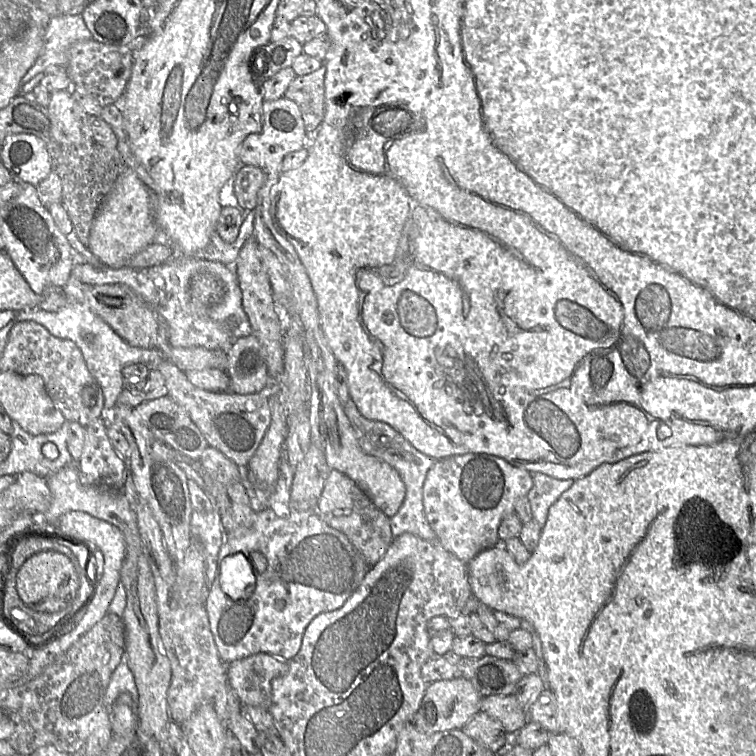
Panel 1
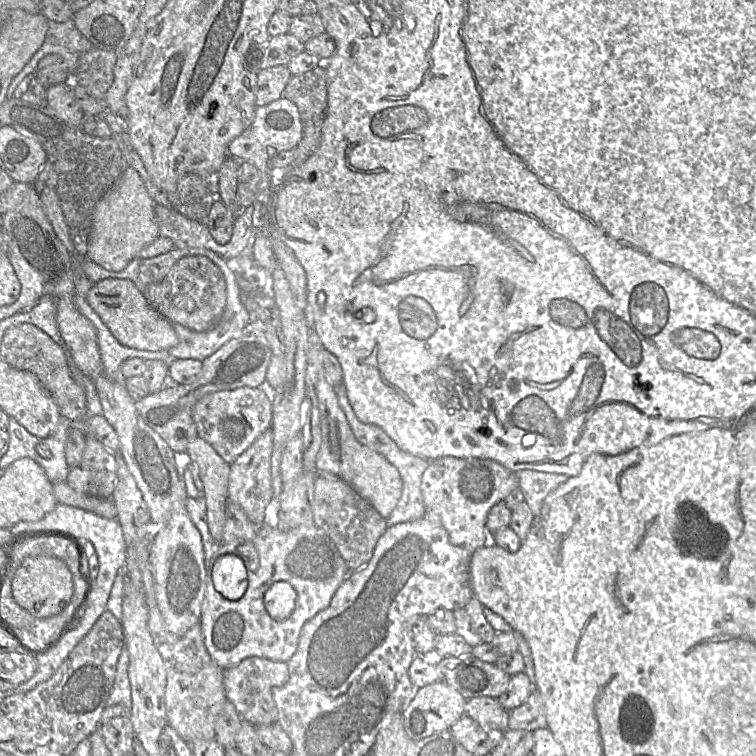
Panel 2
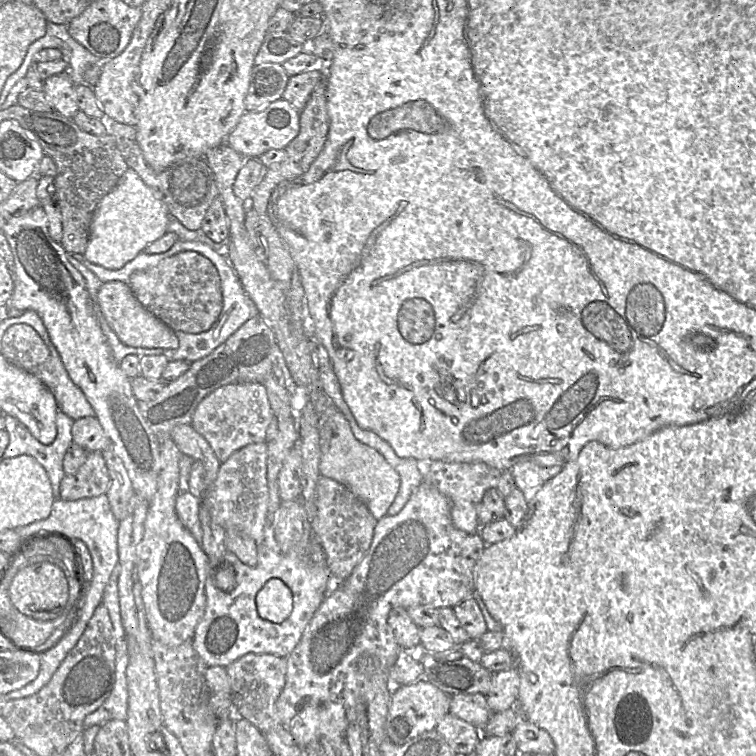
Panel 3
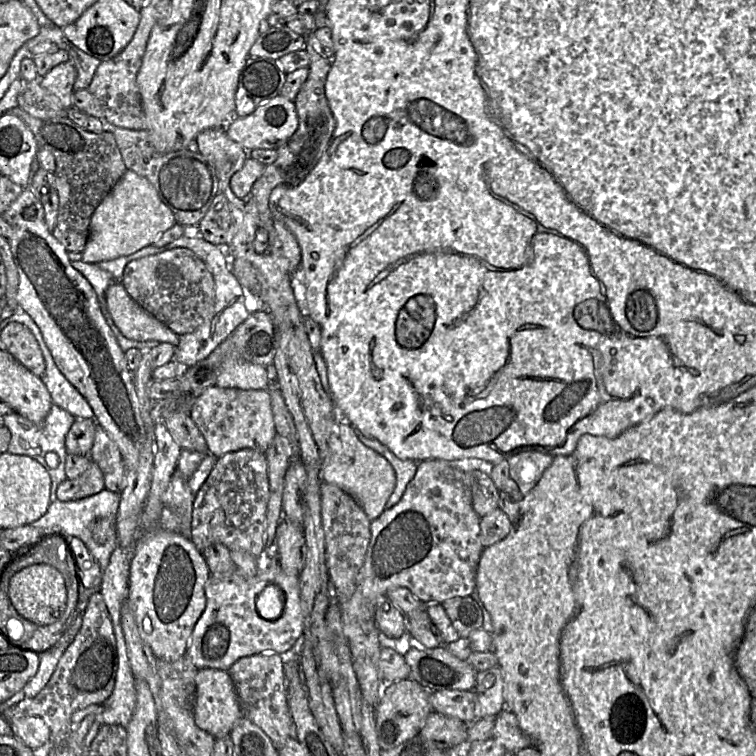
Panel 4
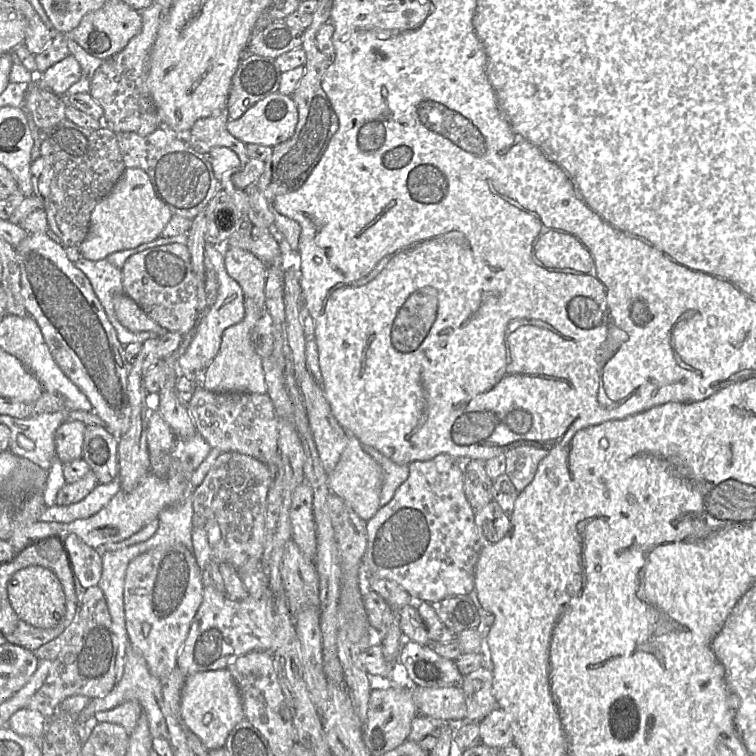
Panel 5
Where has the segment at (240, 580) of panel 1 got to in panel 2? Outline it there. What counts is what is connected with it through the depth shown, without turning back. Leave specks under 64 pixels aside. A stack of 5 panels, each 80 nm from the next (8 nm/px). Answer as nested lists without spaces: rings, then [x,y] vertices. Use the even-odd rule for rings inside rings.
[[[226,554],[216,561],[212,570],[215,589],[229,600],[238,600],[248,587],[248,573],[244,561]]]

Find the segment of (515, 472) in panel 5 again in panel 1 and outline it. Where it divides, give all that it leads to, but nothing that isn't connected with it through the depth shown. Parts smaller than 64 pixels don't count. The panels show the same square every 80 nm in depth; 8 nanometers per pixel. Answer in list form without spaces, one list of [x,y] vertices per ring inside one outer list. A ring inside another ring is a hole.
[[[532,473],[533,486],[528,492],[533,519],[542,529],[547,521],[550,507],[569,489],[573,479],[557,479],[544,473]]]

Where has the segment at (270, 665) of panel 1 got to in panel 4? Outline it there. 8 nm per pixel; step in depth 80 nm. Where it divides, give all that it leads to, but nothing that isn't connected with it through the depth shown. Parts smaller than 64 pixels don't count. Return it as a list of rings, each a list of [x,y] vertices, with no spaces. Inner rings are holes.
[[[262,653],[238,659],[229,669],[243,717],[258,726],[278,751],[290,737],[294,737],[294,723],[286,699],[282,657],[276,653]]]

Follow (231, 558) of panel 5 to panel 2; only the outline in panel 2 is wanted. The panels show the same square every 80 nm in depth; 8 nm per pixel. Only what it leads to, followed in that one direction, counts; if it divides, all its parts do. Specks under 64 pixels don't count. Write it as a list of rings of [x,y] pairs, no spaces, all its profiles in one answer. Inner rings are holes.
[[[269,428],[230,464],[228,500],[237,504],[256,526],[260,526],[264,523],[266,508],[273,498],[271,483],[272,450],[273,434]]]

